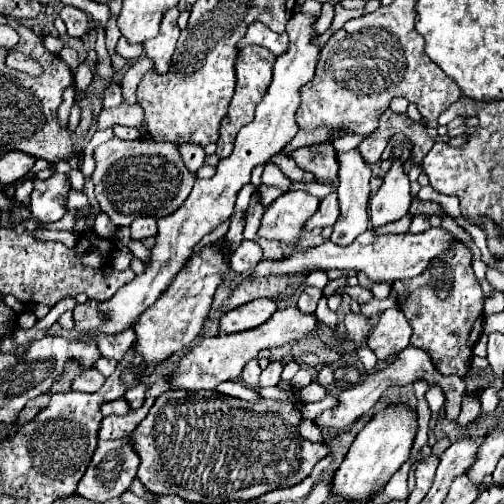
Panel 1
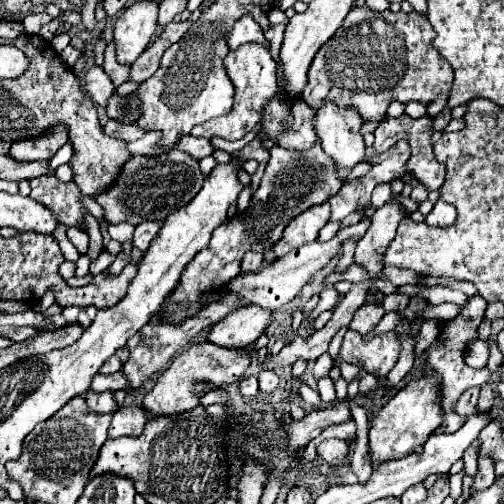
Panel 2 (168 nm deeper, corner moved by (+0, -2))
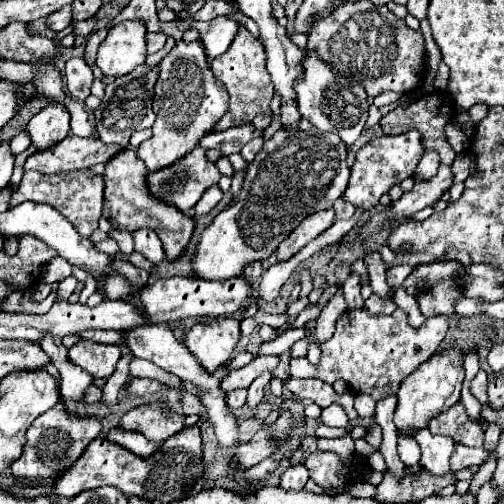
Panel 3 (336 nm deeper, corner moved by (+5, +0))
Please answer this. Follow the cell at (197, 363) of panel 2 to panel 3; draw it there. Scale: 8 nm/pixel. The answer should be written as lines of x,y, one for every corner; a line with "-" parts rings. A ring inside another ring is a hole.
143,404
129,410
121,420
121,430
141,432
151,442
165,442
169,436
177,434
183,428
185,418
175,414
173,410
161,410
159,404

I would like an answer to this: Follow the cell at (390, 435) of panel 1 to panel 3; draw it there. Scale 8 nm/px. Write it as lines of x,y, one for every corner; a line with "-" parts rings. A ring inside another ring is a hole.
451,346
443,352
433,354
433,358
425,360
411,376
401,382
397,392
397,410
395,410
395,424
401,436
413,436
411,430
427,428
429,418
441,414
443,410
451,408
461,398
461,386
465,380
463,368
463,350
459,346

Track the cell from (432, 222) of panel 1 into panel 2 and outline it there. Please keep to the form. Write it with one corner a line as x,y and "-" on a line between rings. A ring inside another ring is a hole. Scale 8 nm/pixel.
438,200
434,204
434,210
426,216
424,222
428,226
434,226
434,228
450,228
456,222
456,208
452,204

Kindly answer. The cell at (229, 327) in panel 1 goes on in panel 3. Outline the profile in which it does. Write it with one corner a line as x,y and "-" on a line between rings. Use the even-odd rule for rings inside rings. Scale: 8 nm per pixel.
221,316
195,324
185,334
185,346
197,362
213,374
221,364
229,362
239,338
239,322
235,318

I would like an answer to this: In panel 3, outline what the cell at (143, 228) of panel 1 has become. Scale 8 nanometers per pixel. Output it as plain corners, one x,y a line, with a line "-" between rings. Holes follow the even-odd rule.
149,228
135,230
133,232
133,242
135,242
135,252
143,254
153,264
161,264
165,260
165,252
163,252
161,240
157,238
157,234
153,230
149,230

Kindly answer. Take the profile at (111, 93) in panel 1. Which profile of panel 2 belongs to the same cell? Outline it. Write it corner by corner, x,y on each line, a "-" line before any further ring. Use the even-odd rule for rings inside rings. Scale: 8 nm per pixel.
94,66
86,72
86,92
100,106
108,104
110,96
116,92
110,76
104,72
102,66

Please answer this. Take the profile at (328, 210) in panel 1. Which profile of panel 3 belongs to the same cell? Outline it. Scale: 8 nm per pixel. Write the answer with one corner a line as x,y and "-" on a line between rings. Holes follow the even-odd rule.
409,130
399,136
375,136
357,152
357,160
351,168
349,186
343,194
347,202
353,206
361,206
365,210
373,210
379,204
379,198
391,190
391,186
401,184
405,178
415,174
417,162
423,156
421,134
417,130

